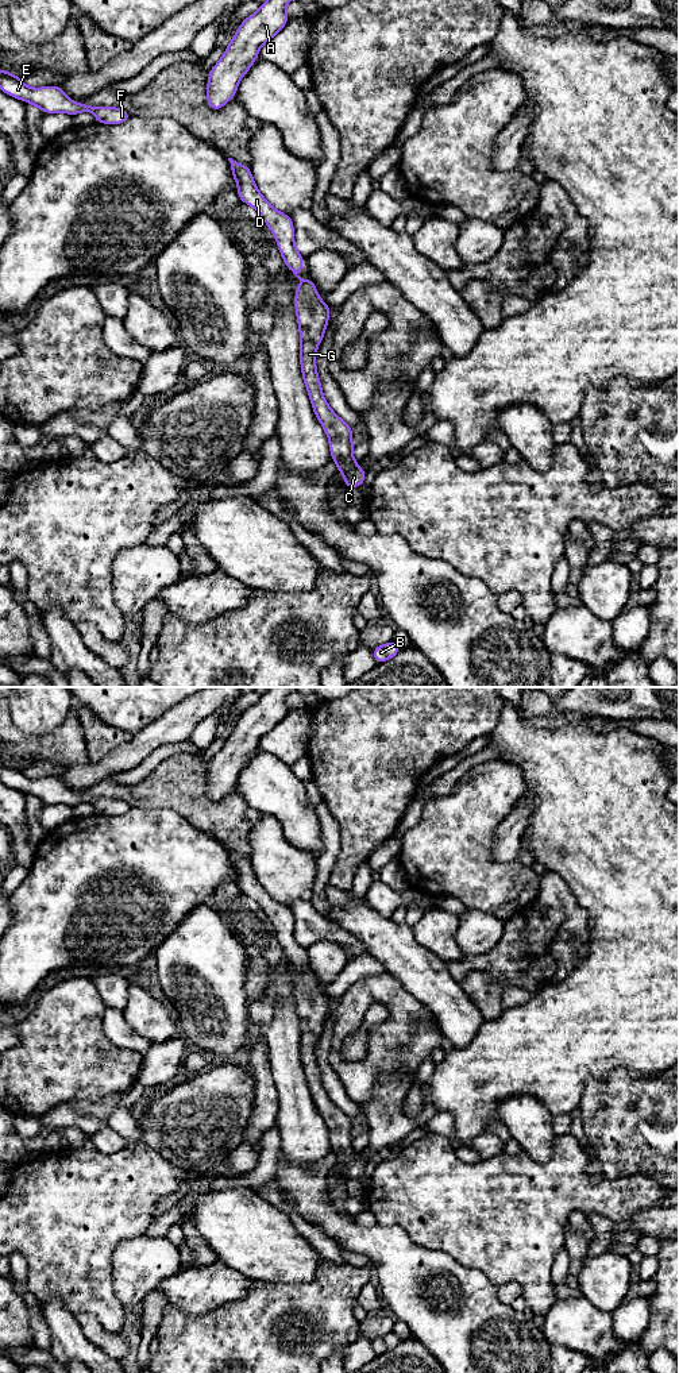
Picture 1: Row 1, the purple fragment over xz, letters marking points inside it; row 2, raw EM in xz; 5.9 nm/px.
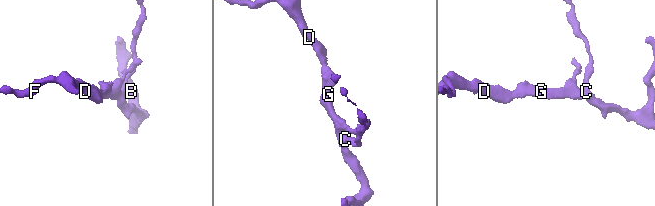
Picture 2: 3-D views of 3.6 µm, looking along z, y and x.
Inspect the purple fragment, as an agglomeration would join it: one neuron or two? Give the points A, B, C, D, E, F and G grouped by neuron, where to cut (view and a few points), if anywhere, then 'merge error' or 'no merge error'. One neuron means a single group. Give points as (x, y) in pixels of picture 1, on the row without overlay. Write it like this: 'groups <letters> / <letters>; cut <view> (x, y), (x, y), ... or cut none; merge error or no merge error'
groups A B C D E F G; cut none; no merge error

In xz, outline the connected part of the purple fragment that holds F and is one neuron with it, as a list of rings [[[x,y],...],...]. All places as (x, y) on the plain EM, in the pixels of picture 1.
[[[0,761],[0,780],[5,786],[31,794],[43,805],[63,803],[74,807],[81,803],[92,803],[96,814],[104,815],[123,815],[131,809],[123,799],[76,794],[63,784],[62,778],[28,779],[16,765],[4,761]]]

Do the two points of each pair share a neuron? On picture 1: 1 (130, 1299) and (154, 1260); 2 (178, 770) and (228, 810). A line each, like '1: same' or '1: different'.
1: same
2: same

